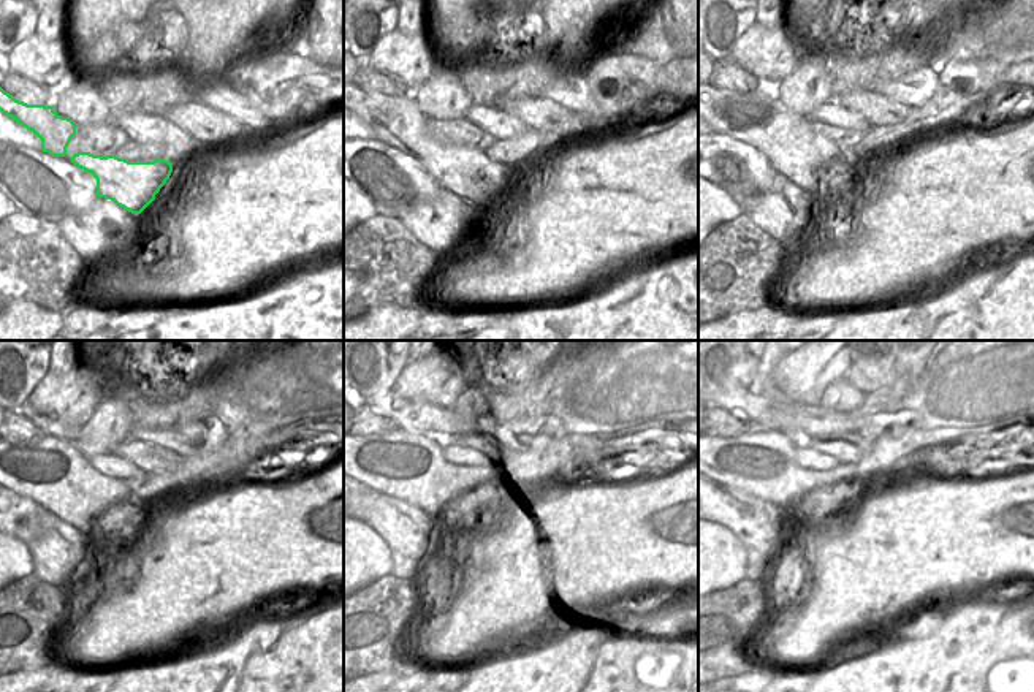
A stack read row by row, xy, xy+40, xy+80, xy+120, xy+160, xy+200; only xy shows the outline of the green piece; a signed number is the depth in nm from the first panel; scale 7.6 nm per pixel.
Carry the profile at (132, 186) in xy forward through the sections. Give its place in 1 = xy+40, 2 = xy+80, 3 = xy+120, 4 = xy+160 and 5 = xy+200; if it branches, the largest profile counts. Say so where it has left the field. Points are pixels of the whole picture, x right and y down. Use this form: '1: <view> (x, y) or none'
1: xy+40 (466, 171)
2: xy+80 (760, 119)
3: xy+120 (53, 472)
4: xy+160 (406, 466)
5: xy+200 (762, 464)

